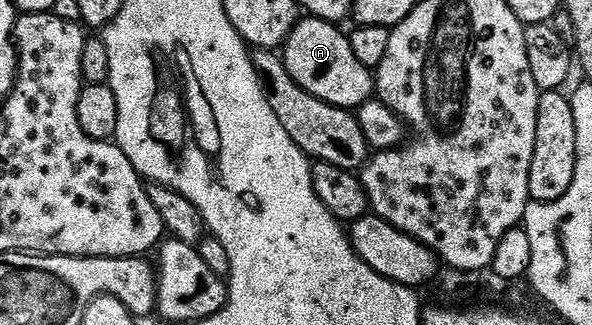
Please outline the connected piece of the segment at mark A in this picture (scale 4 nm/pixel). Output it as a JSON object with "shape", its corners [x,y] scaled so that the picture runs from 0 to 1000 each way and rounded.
{"shape":[[[514,52],[485,114],[475,175],[495,246],[502,246],[502,258],[529,295],[564,326],[605,332],[628,298],[633,246],[628,218],[618,215],[610,185],[596,172],[591,114],[573,92],[578,89],[564,68]]]}

